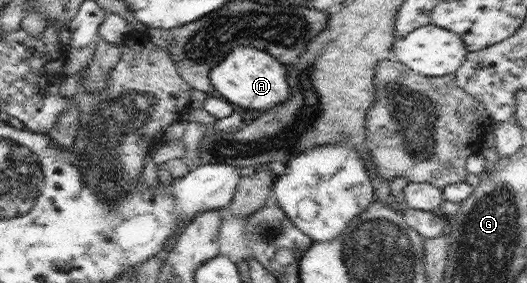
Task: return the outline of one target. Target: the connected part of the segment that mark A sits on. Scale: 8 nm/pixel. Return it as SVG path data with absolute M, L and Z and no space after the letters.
M235 45L226 58L210 71L210 79L215 94L256 115L286 102L290 96L286 66L277 61L270 53L260 51L256 47L249 47L249 45Z

